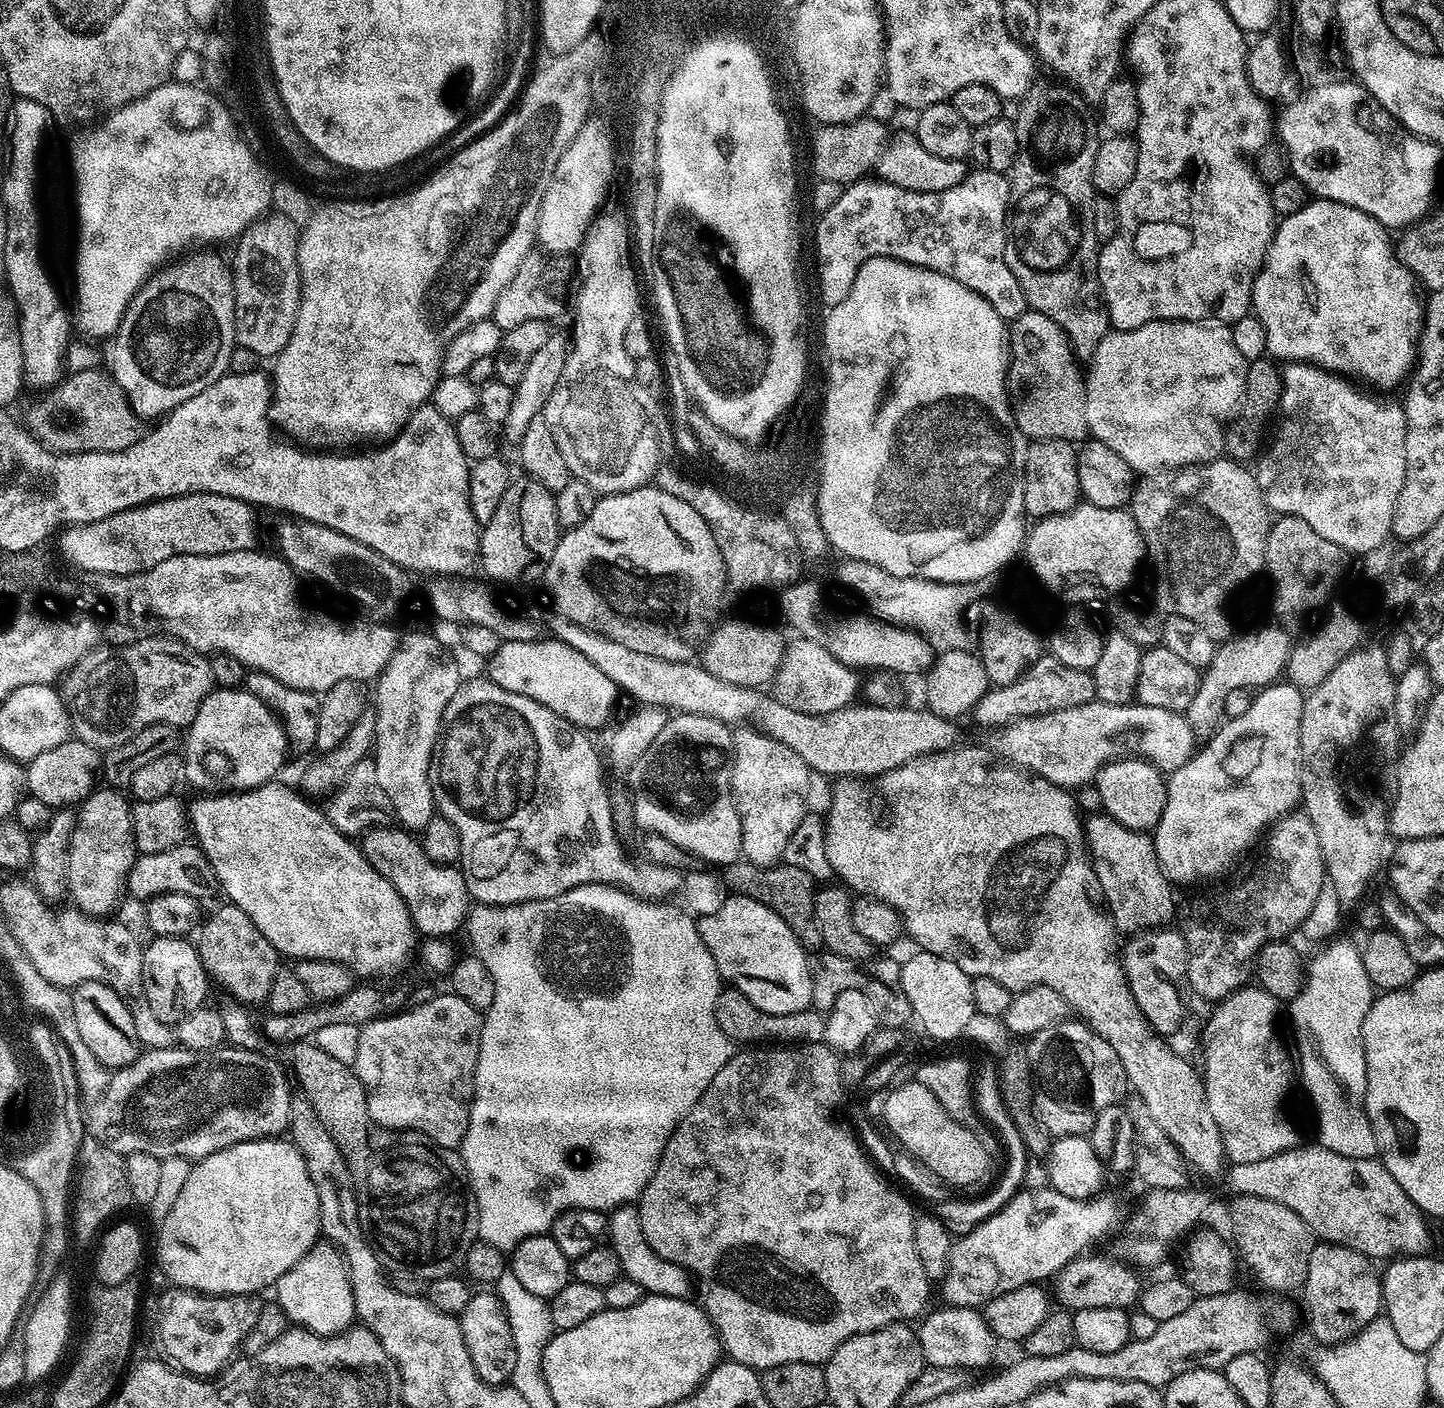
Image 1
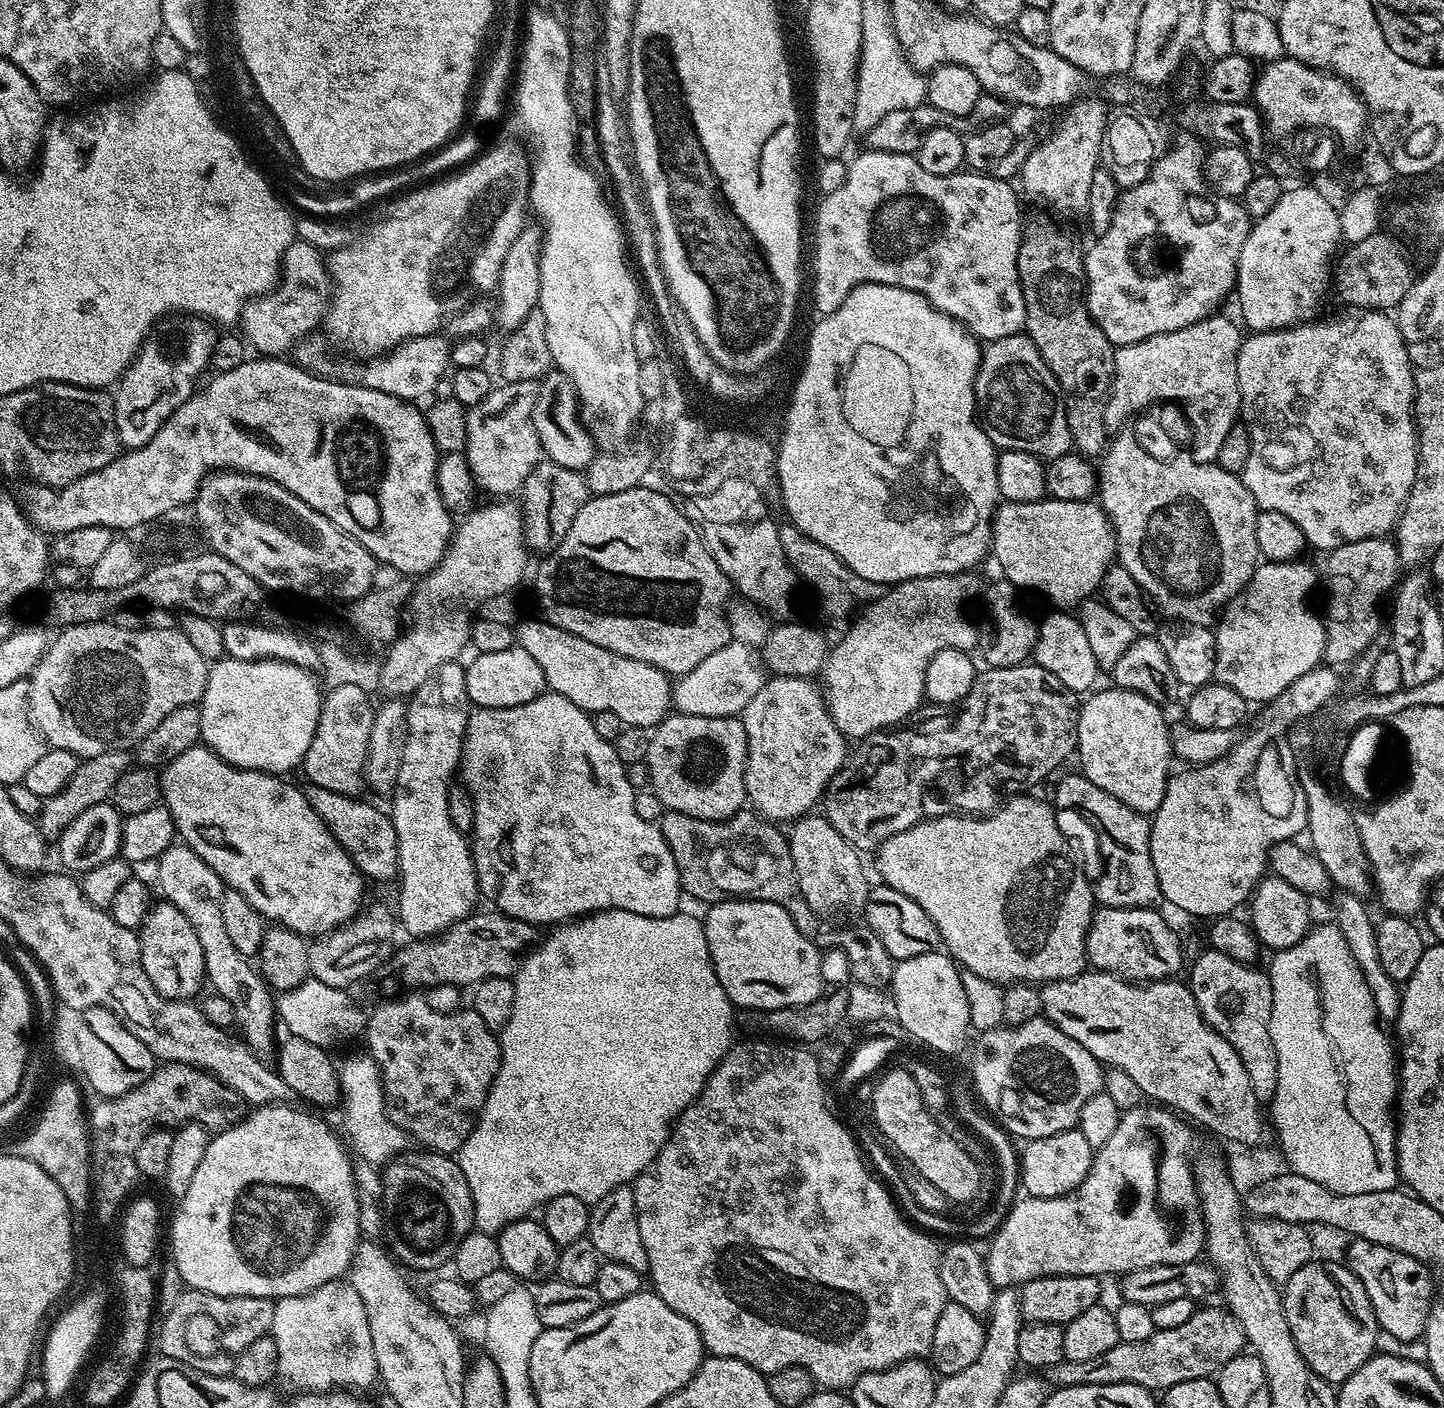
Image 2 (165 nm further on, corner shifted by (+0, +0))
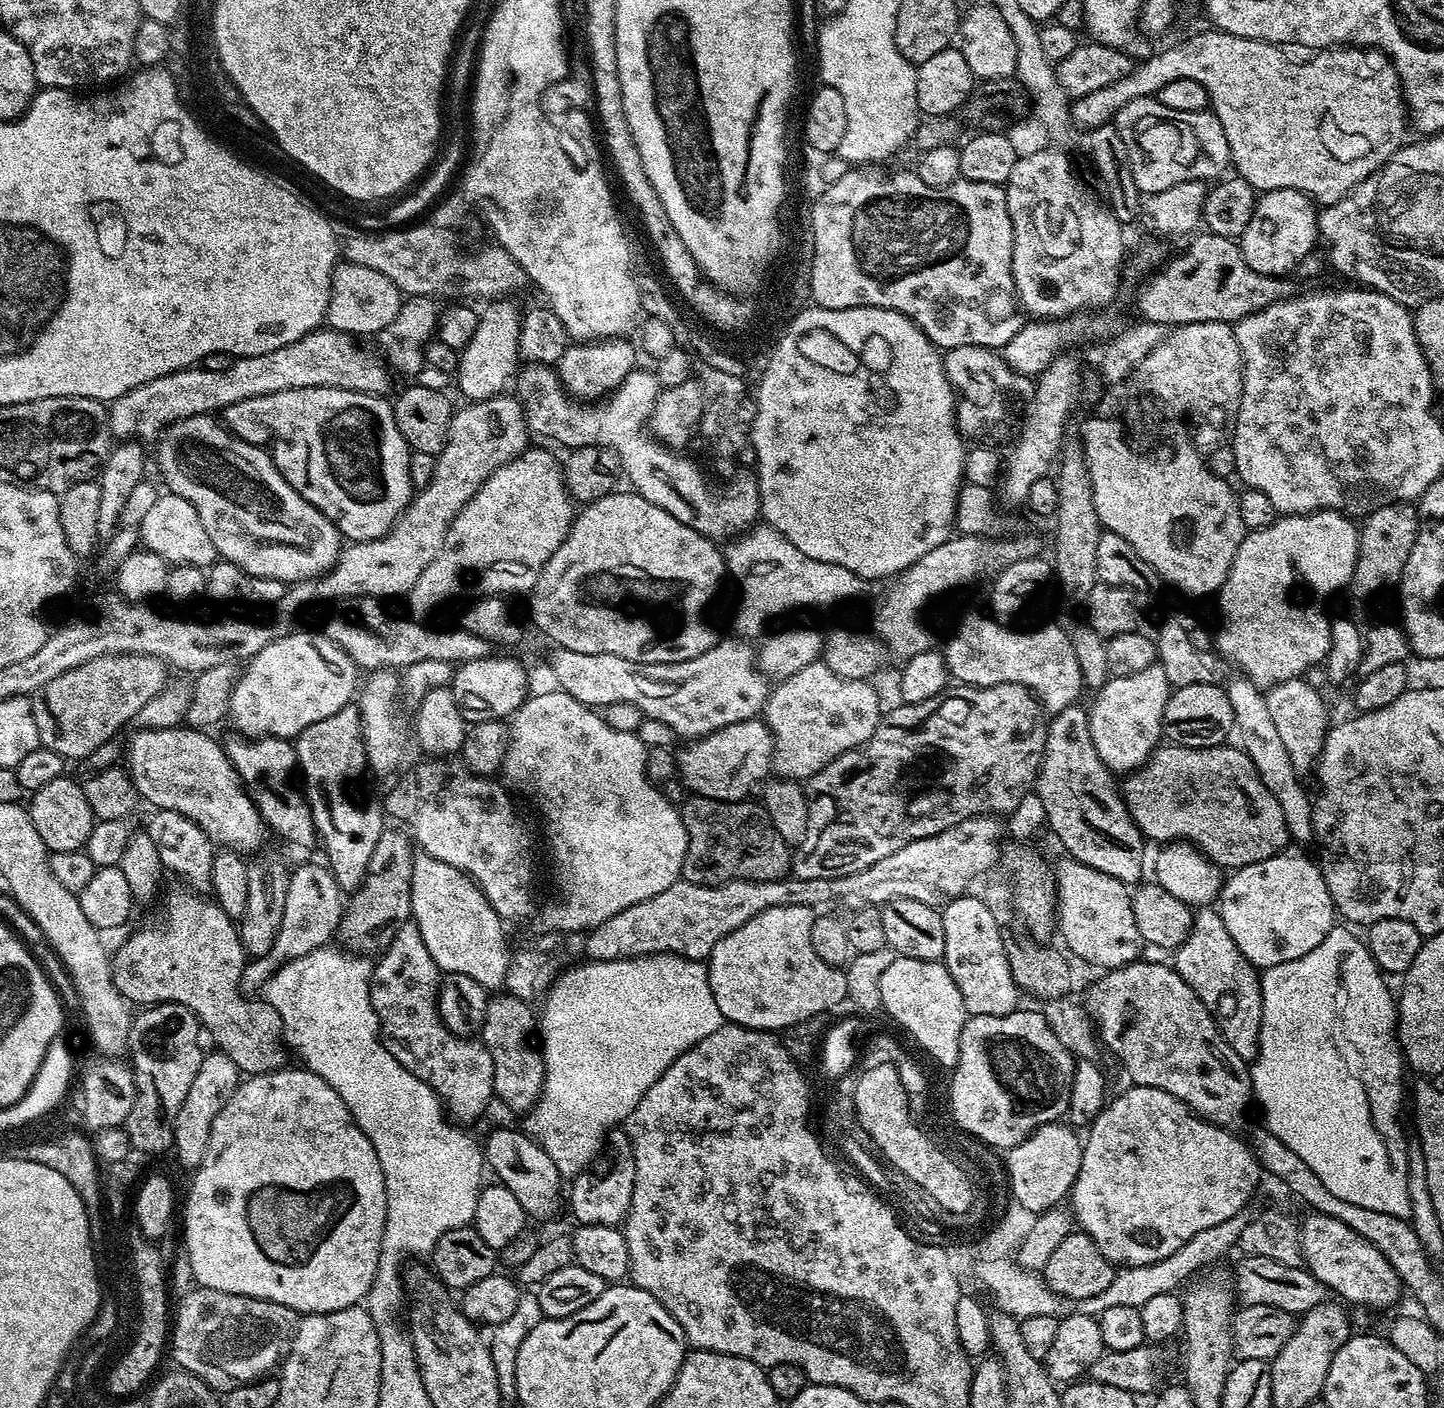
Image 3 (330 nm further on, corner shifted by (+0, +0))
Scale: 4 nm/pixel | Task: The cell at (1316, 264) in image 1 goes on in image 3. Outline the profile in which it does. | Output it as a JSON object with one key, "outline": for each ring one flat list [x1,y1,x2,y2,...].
{"outline":[[1289,188,1265,192,1256,201,1250,226,1238,237,1242,258,1262,275,1287,277,1318,244,1318,208,1302,192]]}

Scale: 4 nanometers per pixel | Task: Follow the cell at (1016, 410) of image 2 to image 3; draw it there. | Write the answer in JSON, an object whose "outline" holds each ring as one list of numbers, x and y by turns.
{"outline":[[982,346,949,348,943,358,944,373,955,392,960,435,980,446,1007,445,1017,435,1032,403,1033,377,1018,374,999,351]]}

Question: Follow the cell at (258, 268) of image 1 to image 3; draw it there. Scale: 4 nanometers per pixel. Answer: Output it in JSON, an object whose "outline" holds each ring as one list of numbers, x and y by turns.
{"outline":[[341,262,337,264,336,273,332,276,326,324,333,332,346,332,357,338,372,338,377,332,386,330,394,318,398,318,401,303,400,289,385,274,370,270,369,267]]}

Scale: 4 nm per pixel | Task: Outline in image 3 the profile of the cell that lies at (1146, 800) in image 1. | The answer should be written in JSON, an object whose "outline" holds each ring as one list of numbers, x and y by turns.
{"outline":[[1158,662,1146,666,1146,670,1141,670,1138,674,1130,674,1130,678,1111,677,1095,693,1096,701,1088,708,1090,738,1094,742,1094,750,1098,752,1098,758,1106,765,1109,772,1113,774,1133,772,1135,768,1143,766,1149,756,1156,751,1162,740,1164,711,1169,695,1170,685,1166,678,1166,670,1162,670]]}

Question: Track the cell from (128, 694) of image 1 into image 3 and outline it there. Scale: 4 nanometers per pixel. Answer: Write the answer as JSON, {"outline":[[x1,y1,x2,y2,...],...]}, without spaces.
{"outline":[[103,656,94,658,74,670,66,670,66,674,54,678,54,682,43,688,44,700,36,698,31,701,40,744,54,750,54,754,64,757,65,761,83,761,98,749,98,746,113,739,119,728,124,728,127,724,129,726,138,712,165,689,170,680,167,671,169,672,169,669,164,661,156,656]]}

